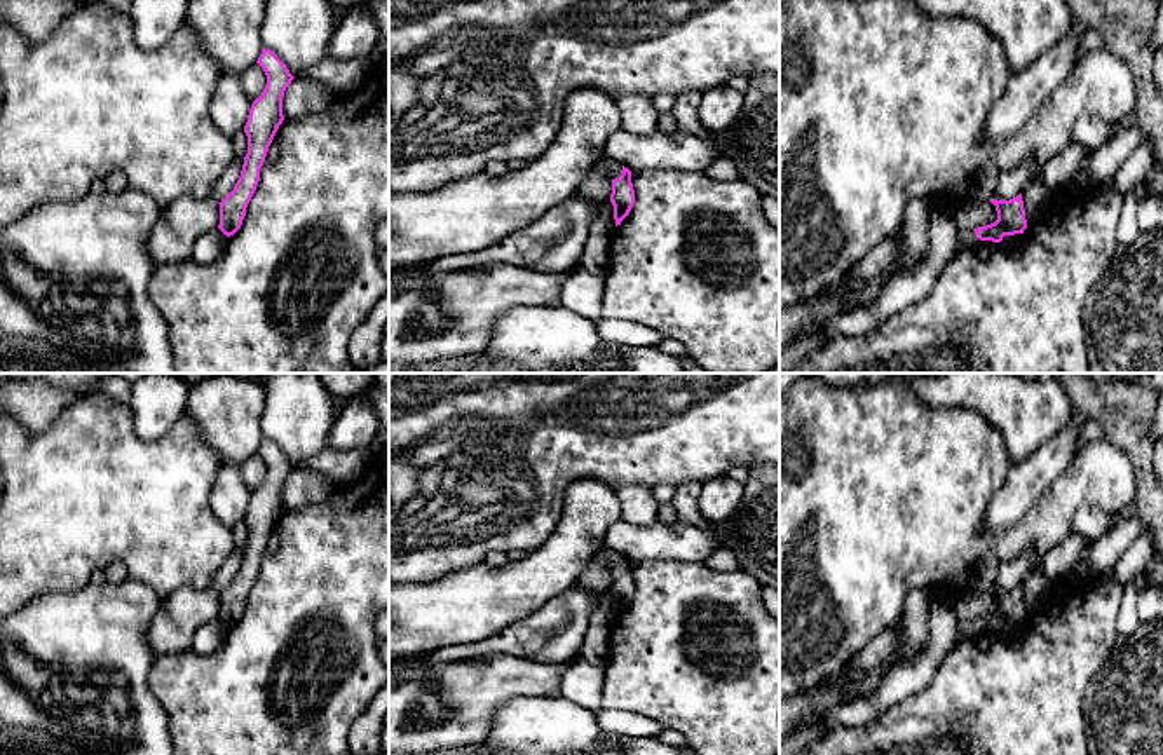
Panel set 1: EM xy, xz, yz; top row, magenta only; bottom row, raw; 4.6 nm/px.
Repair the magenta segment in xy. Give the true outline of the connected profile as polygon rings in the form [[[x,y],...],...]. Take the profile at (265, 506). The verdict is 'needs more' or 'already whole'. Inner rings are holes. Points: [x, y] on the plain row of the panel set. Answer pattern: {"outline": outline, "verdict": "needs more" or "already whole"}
{"outline": [[[262,441],[256,452],[265,466],[267,478],[251,495],[244,523],[248,527],[248,544],[244,548],[241,567],[234,581],[220,595],[218,619],[227,626],[234,626],[246,607],[246,598],[260,572],[260,560],[265,553],[269,537],[284,511],[282,486],[295,469],[286,455],[270,441]]], "verdict": "already whole"}

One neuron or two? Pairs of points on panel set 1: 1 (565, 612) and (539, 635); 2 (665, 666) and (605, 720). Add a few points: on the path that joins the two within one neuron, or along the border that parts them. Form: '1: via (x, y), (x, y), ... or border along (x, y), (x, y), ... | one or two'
1: via (558, 619), (546, 632) | one
2: border along (602, 707), (637, 712), (658, 720) | two

